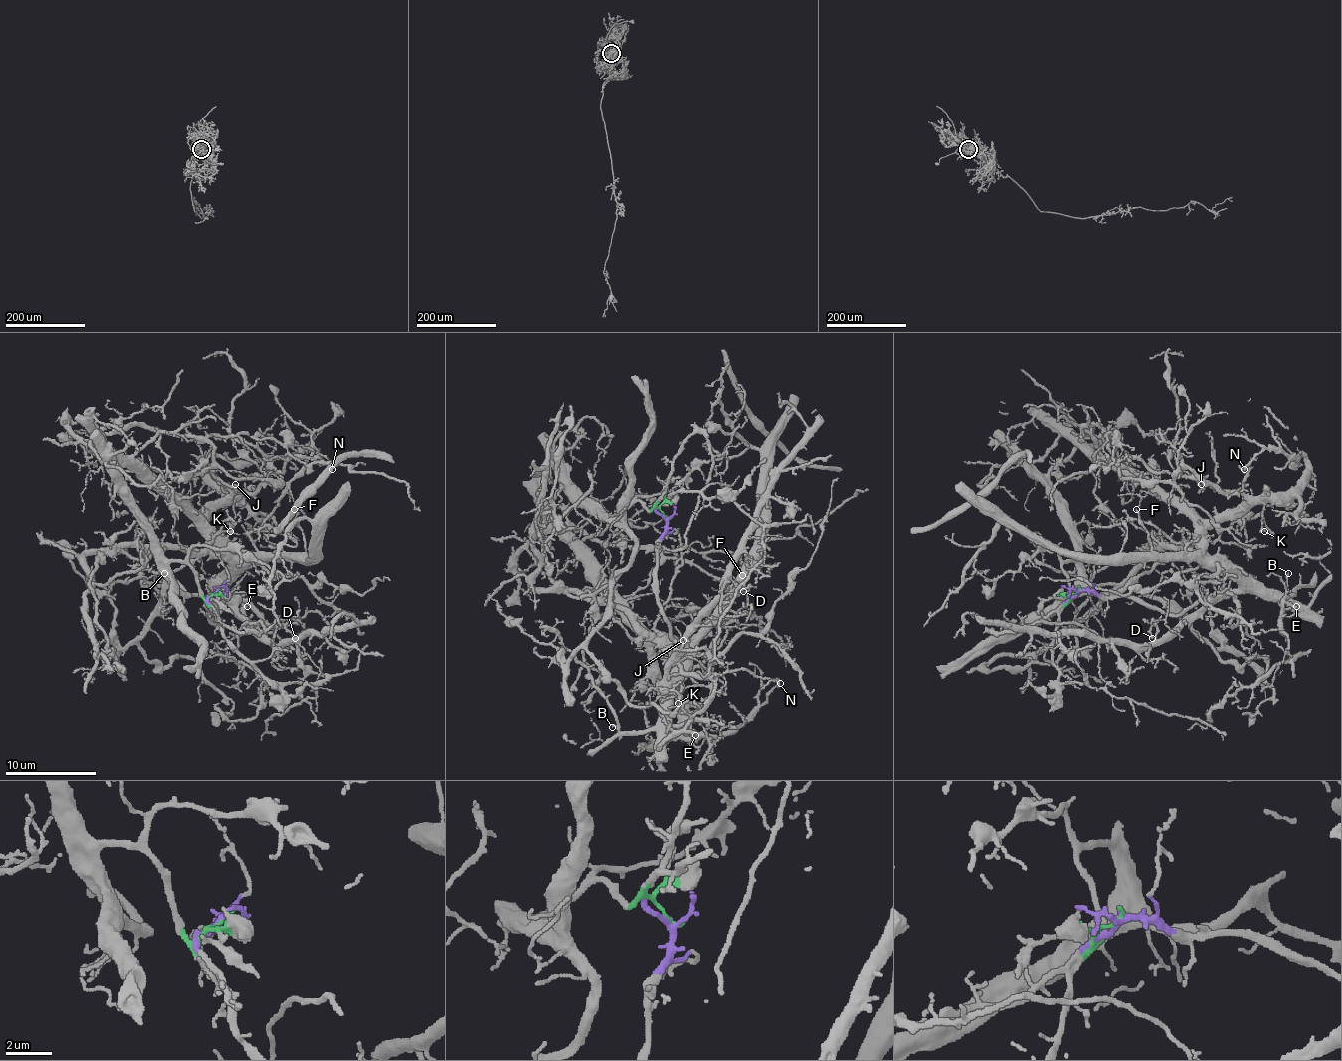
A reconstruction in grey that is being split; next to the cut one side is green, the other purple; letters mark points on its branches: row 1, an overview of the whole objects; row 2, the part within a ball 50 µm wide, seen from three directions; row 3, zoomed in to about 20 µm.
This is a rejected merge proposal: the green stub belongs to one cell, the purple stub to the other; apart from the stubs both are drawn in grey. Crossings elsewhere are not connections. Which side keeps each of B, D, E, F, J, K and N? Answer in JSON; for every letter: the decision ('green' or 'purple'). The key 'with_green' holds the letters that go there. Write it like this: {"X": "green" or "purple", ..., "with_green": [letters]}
{"B": "purple", "D": "purple", "E": "purple", "F": "purple", "J": "purple", "K": "purple", "N": "purple", "with_green": []}

